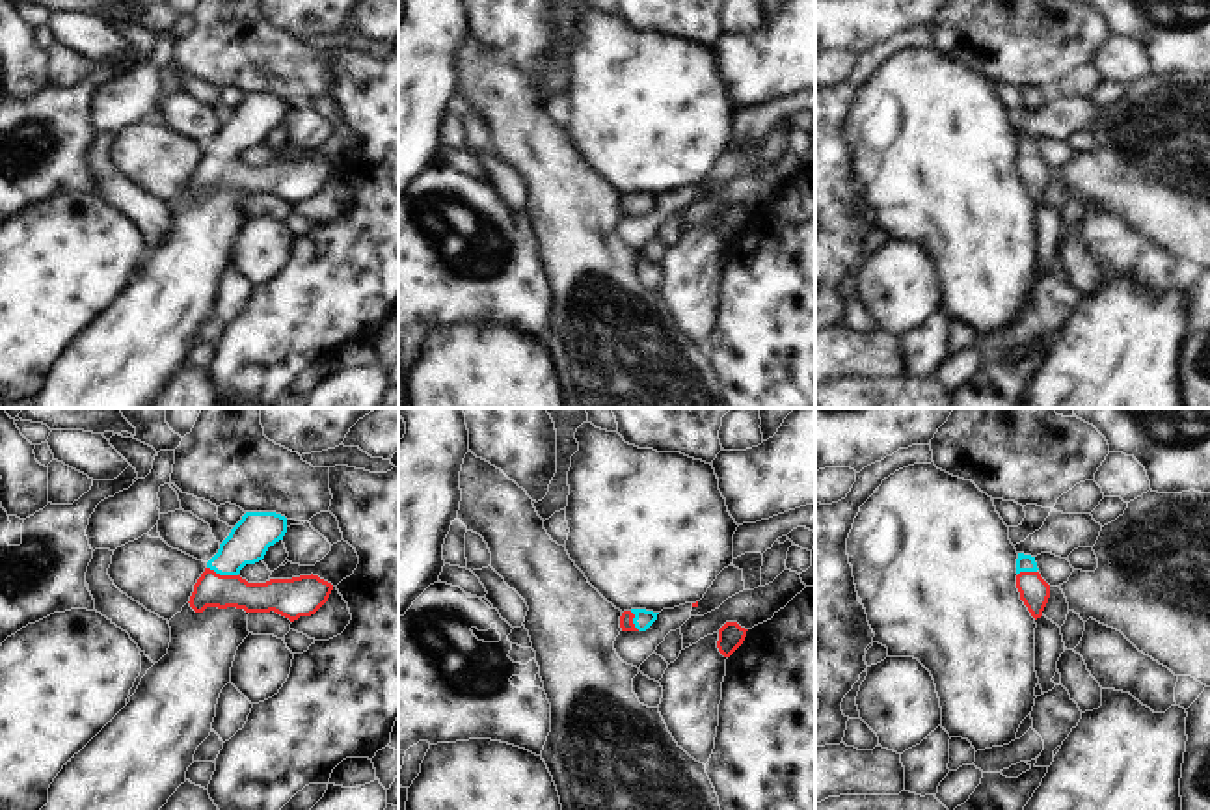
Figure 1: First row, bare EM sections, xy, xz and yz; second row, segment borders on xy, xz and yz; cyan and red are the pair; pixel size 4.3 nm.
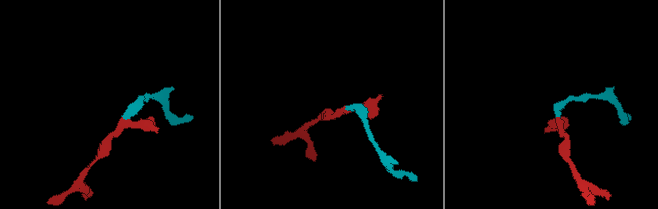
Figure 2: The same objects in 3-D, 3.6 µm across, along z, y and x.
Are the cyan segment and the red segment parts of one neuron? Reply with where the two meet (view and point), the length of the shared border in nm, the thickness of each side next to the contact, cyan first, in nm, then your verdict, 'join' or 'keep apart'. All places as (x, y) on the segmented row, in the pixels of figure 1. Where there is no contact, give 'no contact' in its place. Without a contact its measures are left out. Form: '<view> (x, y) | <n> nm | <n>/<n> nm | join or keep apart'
xy (222, 574) | 140 nm | 180/140 nm | join

